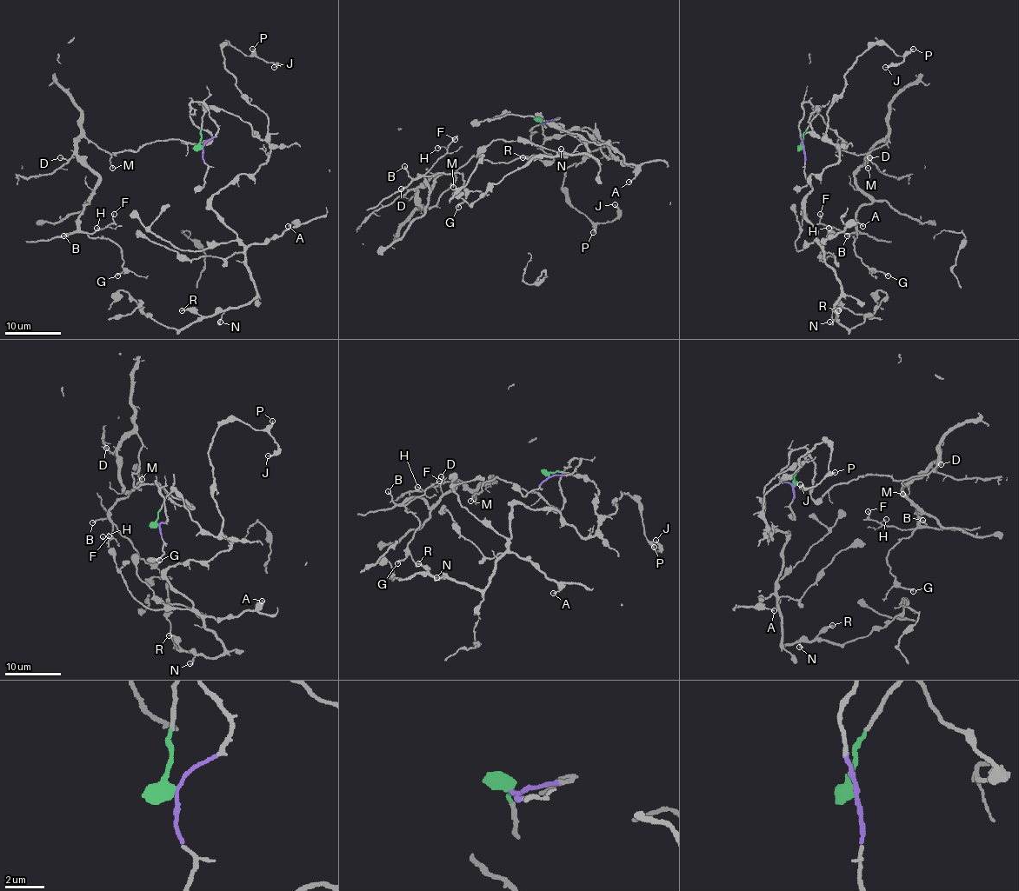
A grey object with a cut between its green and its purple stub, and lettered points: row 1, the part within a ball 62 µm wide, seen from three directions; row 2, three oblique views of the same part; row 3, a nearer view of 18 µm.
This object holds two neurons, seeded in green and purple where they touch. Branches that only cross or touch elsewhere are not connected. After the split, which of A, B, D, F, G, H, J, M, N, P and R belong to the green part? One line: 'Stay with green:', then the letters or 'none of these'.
Stay with green: A, J, N, P, R

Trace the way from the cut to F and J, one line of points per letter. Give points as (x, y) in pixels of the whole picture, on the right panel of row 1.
F: (802, 146), (805, 102), (837, 150), (867, 155), (888, 136), (854, 176), (871, 201), (855, 231), (819, 213)
J: (801, 146), (816, 109), (808, 123), (822, 139), (844, 74), (867, 49), (882, 44), (903, 56), (885, 67)

